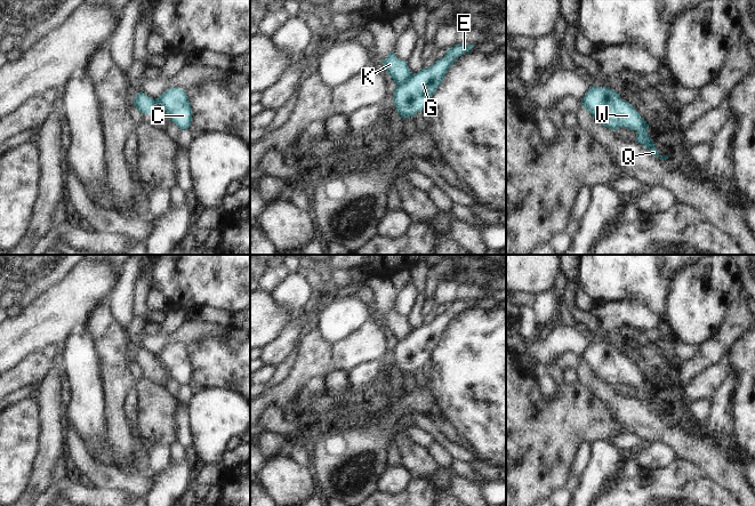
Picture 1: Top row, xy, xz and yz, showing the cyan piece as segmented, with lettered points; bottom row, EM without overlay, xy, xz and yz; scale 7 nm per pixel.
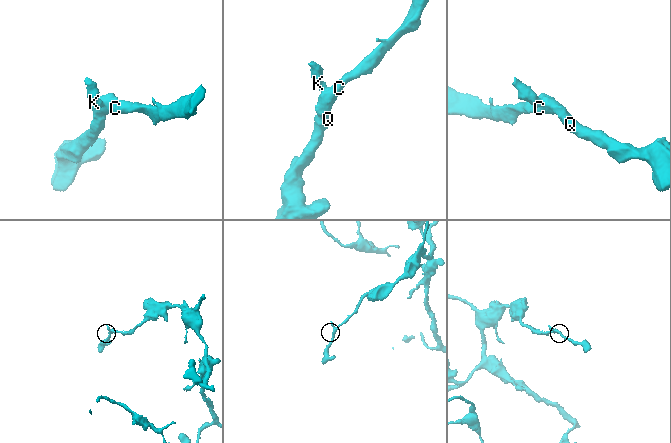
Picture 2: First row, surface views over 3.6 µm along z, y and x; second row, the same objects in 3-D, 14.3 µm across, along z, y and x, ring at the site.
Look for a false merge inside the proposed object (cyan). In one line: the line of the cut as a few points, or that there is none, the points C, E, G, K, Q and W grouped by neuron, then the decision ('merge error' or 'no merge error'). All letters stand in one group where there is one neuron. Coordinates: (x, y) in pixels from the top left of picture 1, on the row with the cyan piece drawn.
cut xz (411, 73), (402, 83), (398, 85); groups C E G Q W / K; merge error

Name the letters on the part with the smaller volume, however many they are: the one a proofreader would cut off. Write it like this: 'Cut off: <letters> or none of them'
Cut off: K

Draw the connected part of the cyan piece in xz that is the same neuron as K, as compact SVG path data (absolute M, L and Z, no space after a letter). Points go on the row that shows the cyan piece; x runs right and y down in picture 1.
M394 50L381 61L381 64L396 85L403 85L412 74L408 67L408 62L399 59L395 56Z

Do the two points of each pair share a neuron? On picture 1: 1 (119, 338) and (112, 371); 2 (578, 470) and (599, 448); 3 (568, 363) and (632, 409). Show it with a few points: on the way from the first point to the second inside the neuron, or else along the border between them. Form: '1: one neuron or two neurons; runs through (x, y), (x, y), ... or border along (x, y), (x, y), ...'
1: one neuron; runs through (113, 346), (113, 363)
2: two neurons; border along (592, 444), (592, 456), (579, 478)
3: two neurons; border along (583, 364), (578, 371)

